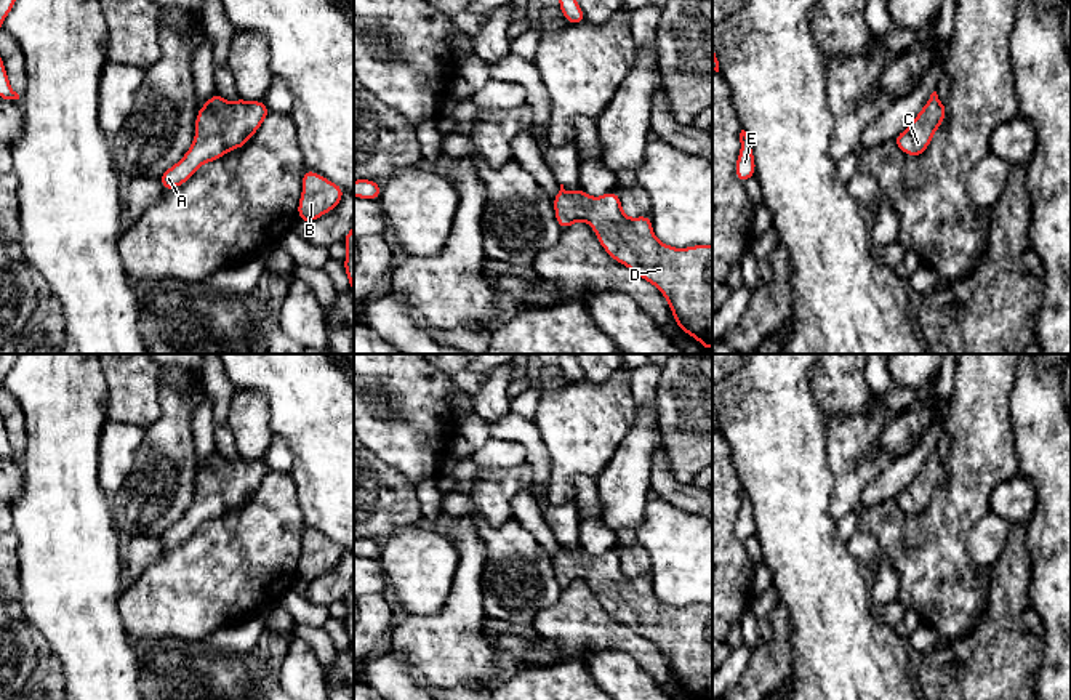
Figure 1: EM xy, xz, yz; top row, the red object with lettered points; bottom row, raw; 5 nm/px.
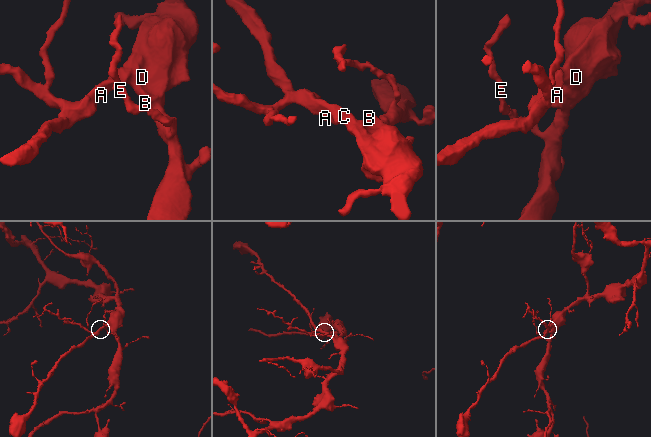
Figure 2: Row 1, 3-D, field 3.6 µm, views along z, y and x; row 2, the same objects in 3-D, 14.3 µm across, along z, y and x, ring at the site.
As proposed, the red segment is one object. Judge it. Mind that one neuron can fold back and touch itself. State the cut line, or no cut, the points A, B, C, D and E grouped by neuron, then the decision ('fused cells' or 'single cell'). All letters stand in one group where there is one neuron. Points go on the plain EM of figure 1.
no cut | A B C D E | single cell

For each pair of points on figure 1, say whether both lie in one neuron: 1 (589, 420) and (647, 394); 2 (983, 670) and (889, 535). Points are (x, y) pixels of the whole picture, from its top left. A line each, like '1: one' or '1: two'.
1: two
2: two

